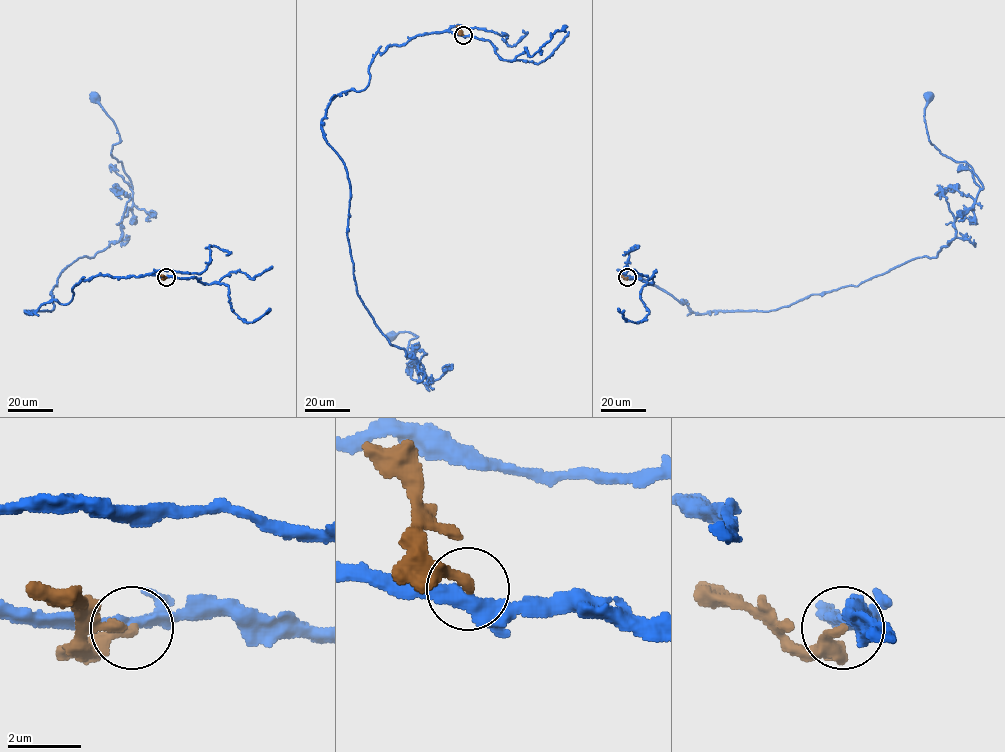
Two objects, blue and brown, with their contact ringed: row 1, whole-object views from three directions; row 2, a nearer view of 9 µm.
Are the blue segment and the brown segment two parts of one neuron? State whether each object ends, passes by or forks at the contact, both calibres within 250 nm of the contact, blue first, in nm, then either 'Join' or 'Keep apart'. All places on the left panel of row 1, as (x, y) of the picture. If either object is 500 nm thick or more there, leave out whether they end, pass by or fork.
At the ring blue passes by. At the ring brown ends. Thickness 340 nm (blue) against 280 nm. Keep apart

